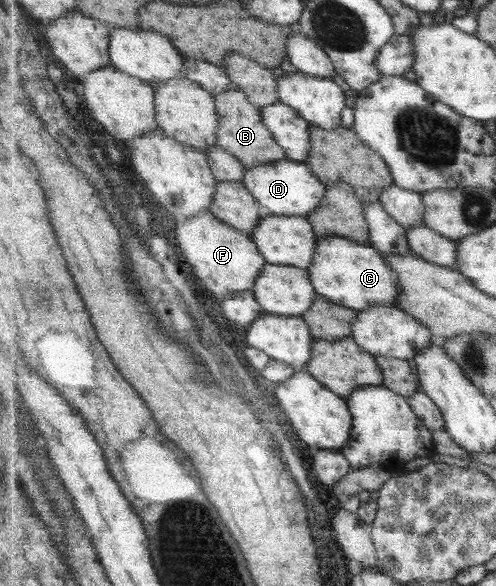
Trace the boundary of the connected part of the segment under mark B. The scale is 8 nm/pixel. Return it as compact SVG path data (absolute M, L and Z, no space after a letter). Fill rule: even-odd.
M232 86L227 91L214 95L214 98L219 116L216 133L218 146L238 157L247 169L287 159L286 151L278 144L270 128L266 126L262 112L251 103L246 92Z

